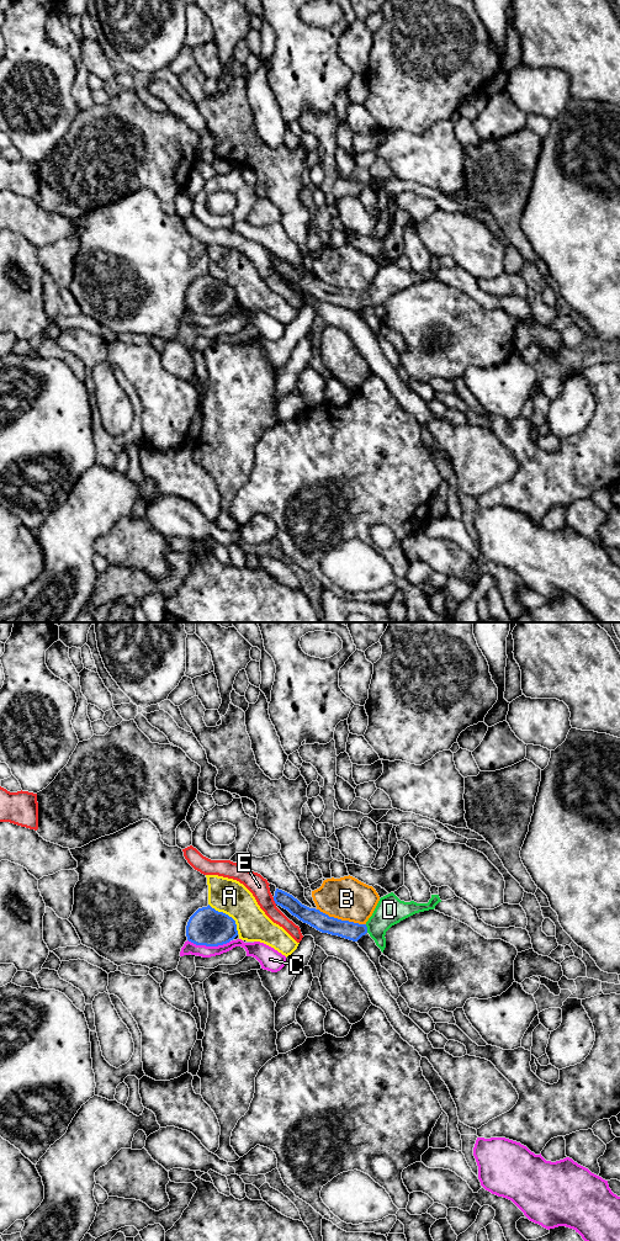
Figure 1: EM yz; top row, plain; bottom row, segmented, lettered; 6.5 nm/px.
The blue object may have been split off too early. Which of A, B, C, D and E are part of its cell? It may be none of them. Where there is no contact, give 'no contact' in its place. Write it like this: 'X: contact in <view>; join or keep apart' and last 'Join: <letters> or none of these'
A: contact in yz; keep apart
B: contact in yz; keep apart
C: contact in yz; keep apart
D: contact in yz; join
E: contact in yz; keep apart
Join: D

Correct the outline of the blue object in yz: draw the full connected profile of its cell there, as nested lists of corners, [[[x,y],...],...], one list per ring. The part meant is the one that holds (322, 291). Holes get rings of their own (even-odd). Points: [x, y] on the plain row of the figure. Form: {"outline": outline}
{"outline": [[[279,258],[275,260],[274,270],[300,290],[322,302],[338,304],[353,311],[357,311],[362,304],[369,302],[382,322],[386,317],[386,301],[392,295],[415,282],[434,279],[435,275],[441,271],[439,264],[431,264],[428,272],[417,272],[414,270],[404,271],[391,261],[380,267],[369,290],[365,293],[359,293],[329,286],[319,279],[309,277],[292,264]]]}

